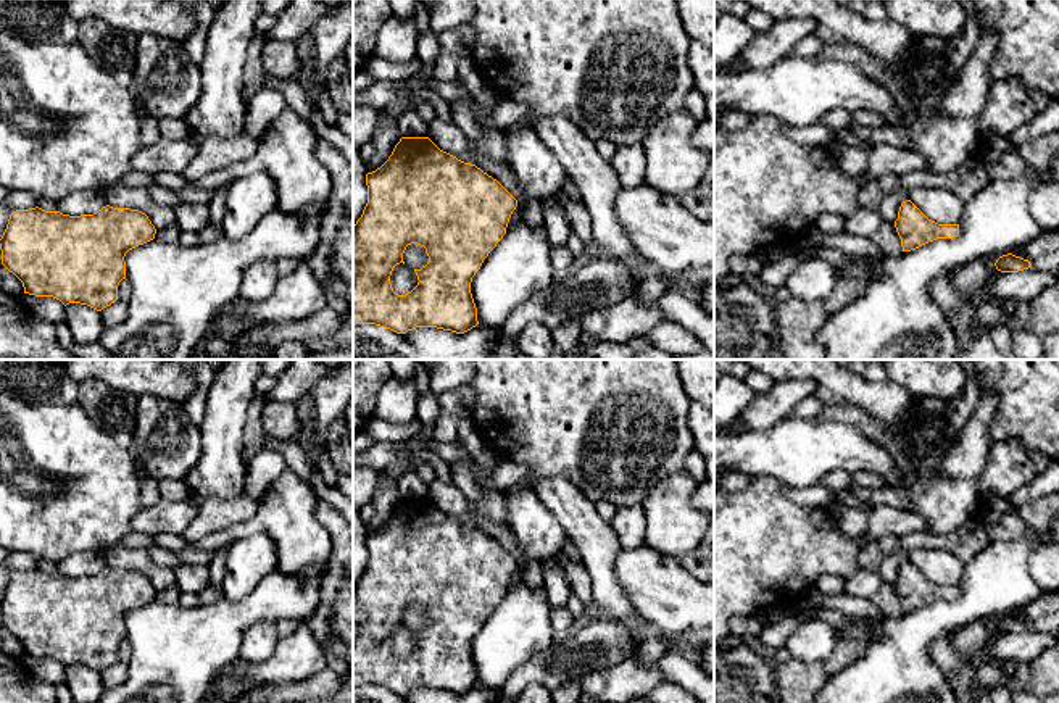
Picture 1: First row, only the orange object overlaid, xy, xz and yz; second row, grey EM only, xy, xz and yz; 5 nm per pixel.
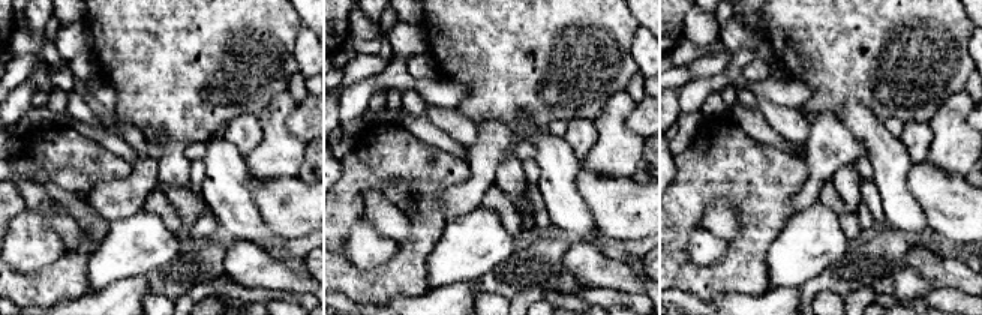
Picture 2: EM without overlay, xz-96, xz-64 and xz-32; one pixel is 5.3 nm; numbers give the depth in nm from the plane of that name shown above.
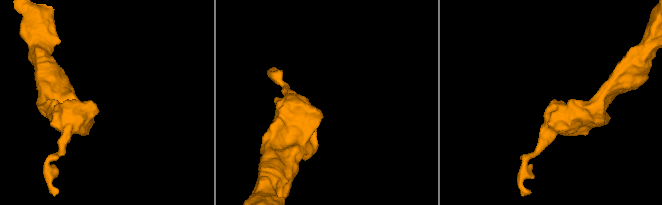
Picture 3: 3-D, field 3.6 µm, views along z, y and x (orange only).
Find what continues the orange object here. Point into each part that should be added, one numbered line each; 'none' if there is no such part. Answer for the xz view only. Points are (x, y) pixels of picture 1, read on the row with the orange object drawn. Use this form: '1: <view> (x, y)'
none

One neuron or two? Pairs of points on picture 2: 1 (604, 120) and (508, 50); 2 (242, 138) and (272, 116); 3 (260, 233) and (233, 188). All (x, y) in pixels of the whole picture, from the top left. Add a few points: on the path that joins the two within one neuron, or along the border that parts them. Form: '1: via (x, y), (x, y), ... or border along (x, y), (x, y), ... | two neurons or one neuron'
1: border along (624, 90), (613, 95), (592, 119) | two neurons
2: border along (258, 117), (263, 138), (245, 156) | two neurons
3: via (249, 222), (233, 206), (233, 198) | one neuron

